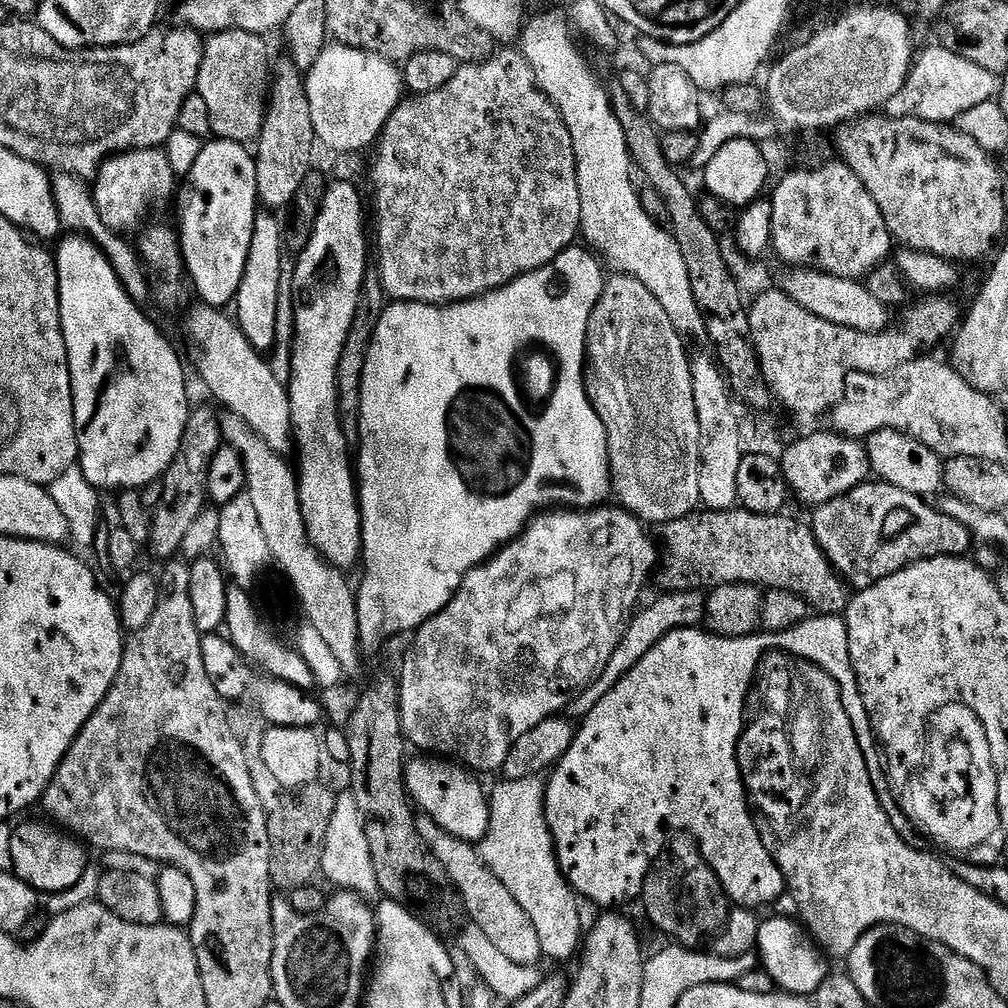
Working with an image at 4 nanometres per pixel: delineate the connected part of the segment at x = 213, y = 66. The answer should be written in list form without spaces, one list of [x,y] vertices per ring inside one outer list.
[[[230,31],[213,35],[204,45],[198,100],[200,96],[208,111],[208,124],[215,139],[248,146],[264,130],[266,101],[270,96],[270,64],[268,68],[260,44],[249,32]]]

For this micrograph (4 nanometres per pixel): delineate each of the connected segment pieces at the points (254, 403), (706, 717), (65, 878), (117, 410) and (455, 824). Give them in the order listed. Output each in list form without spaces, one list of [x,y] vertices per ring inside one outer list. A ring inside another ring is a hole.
[[[203,302],[197,305],[188,316],[188,332],[200,351],[200,376],[217,400],[215,403],[225,404],[227,411],[239,418],[272,453],[291,453],[294,433],[285,381],[280,381],[268,369],[267,362],[263,360],[265,357],[252,348],[239,327],[224,317],[223,311],[210,308]]]
[[[816,614],[789,632],[743,636],[741,640],[728,640],[724,636],[717,636],[700,628],[680,628],[676,632],[671,632],[662,642],[658,642],[658,646],[654,646],[654,650],[650,650],[650,654],[646,654],[646,658],[642,658],[642,662],[635,664],[622,679],[615,681],[611,685],[613,688],[589,710],[584,725],[579,725],[576,740],[570,746],[570,750],[561,758],[560,763],[551,769],[550,775],[547,777],[544,789],[544,817],[552,835],[552,845],[556,847],[556,861],[560,867],[560,873],[563,874],[564,879],[567,880],[569,887],[576,893],[577,897],[584,899],[585,896],[590,903],[604,908],[600,910],[616,910],[619,909],[616,908],[619,904],[628,904],[635,896],[637,899],[643,893],[645,878],[655,868],[656,861],[666,851],[666,845],[670,839],[668,828],[673,828],[673,833],[676,834],[687,834],[700,845],[700,853],[703,854],[708,865],[714,870],[714,874],[720,879],[720,884],[733,905],[741,904],[744,908],[764,908],[767,904],[774,903],[780,895],[785,895],[784,876],[778,870],[778,866],[772,855],[766,850],[766,846],[762,846],[762,838],[752,820],[748,806],[748,794],[744,790],[744,779],[740,777],[740,767],[736,757],[736,751],[740,745],[740,736],[744,732],[746,723],[746,705],[750,700],[750,689],[761,671],[760,663],[763,662],[764,656],[770,655],[771,652],[785,652],[788,655],[785,657],[795,658],[797,661],[806,664],[813,664],[836,684],[842,698],[842,706],[846,706],[846,714],[850,714],[854,734],[858,734],[858,746],[862,746],[864,756],[871,757],[876,740],[871,738],[872,723],[868,717],[866,702],[862,702],[862,694],[858,690],[854,666],[850,662],[848,622],[843,615],[822,616]]]
[[[34,822],[14,828],[11,831],[11,860],[13,873],[22,881],[40,894],[57,896],[78,885],[85,877],[90,868],[90,852],[76,837],[52,828]]]
[[[66,236],[55,245],[54,259],[60,325],[72,379],[78,467],[86,482],[101,493],[127,494],[133,490],[143,490],[147,484],[155,480],[157,483],[167,472],[184,438],[190,411],[184,368],[180,365],[179,354],[168,345],[159,326],[129,296],[112,263],[104,257],[103,250],[86,236]]]
[[[443,758],[420,759],[424,760],[416,760],[413,764],[411,761],[404,770],[404,787],[408,790],[411,803],[421,813],[424,811],[445,837],[468,846],[483,841],[490,826],[490,796],[486,788],[484,792],[483,786],[476,781],[479,779],[455,762]]]

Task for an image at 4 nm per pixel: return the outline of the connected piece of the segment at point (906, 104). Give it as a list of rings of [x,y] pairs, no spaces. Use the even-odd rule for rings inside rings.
[[[942,46],[928,48],[915,57],[908,80],[890,98],[886,112],[893,120],[929,120],[931,124],[951,125],[967,115],[974,106],[992,100],[994,96],[994,78],[986,70],[974,66],[974,62],[966,62],[958,54],[946,50]],[[993,84],[993,88],[992,88]]]

